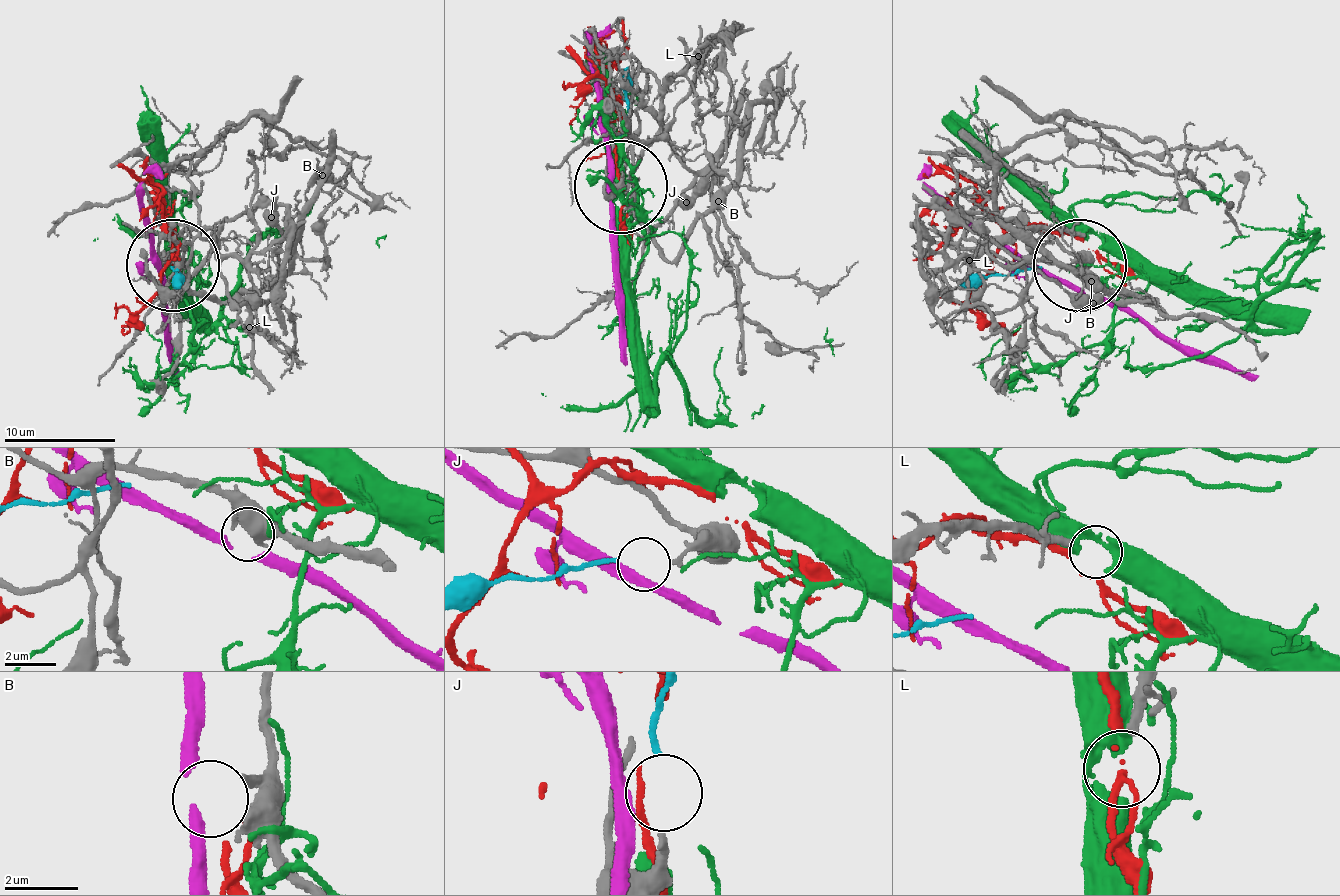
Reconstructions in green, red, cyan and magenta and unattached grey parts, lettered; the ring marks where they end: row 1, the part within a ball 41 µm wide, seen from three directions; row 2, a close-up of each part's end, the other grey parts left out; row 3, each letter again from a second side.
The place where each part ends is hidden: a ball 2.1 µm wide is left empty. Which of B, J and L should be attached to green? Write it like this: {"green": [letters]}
{"green": ["L"]}

